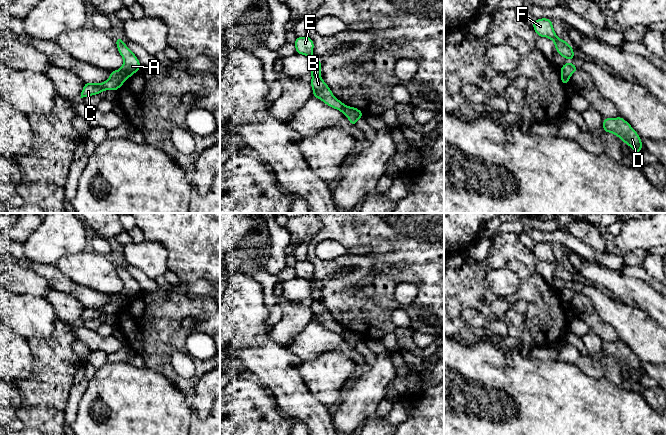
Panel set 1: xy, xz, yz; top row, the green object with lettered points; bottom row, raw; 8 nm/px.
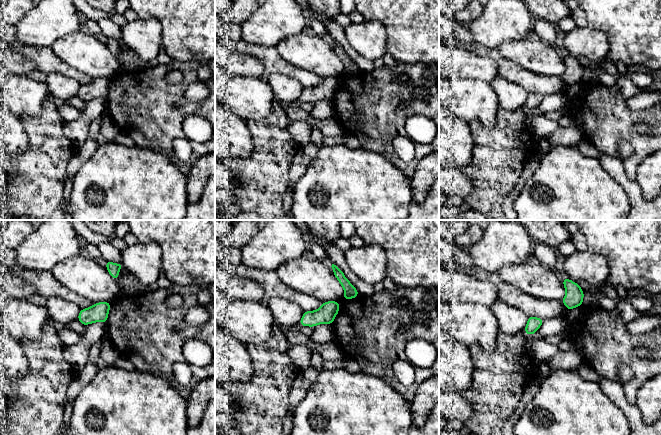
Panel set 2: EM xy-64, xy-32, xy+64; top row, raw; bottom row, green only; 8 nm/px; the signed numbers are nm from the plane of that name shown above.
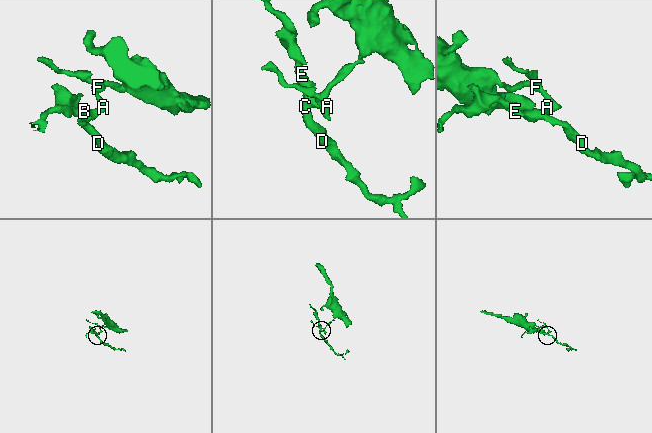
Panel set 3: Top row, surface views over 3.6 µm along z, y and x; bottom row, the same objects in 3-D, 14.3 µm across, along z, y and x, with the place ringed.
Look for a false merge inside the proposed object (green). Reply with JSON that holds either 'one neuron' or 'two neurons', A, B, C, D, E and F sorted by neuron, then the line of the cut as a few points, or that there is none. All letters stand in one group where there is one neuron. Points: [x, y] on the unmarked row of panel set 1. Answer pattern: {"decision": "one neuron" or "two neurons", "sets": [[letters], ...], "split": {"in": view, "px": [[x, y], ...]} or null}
{"decision": "two neurons", "sets": [["A", "F"], ["B", "C", "D", "E"]], "split": {"in": "xy", "px": [[118, 294], [125, 302]]}}

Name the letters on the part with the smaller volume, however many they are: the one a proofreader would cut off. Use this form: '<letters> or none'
B, C, D, E

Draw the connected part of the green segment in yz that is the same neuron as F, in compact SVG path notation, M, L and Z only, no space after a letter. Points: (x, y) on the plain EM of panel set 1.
M548 242L535 243L532 248L537 260L547 261L555 268L556 276L565 283L574 283L574 275L566 264L559 263L552 250L552 244Z

